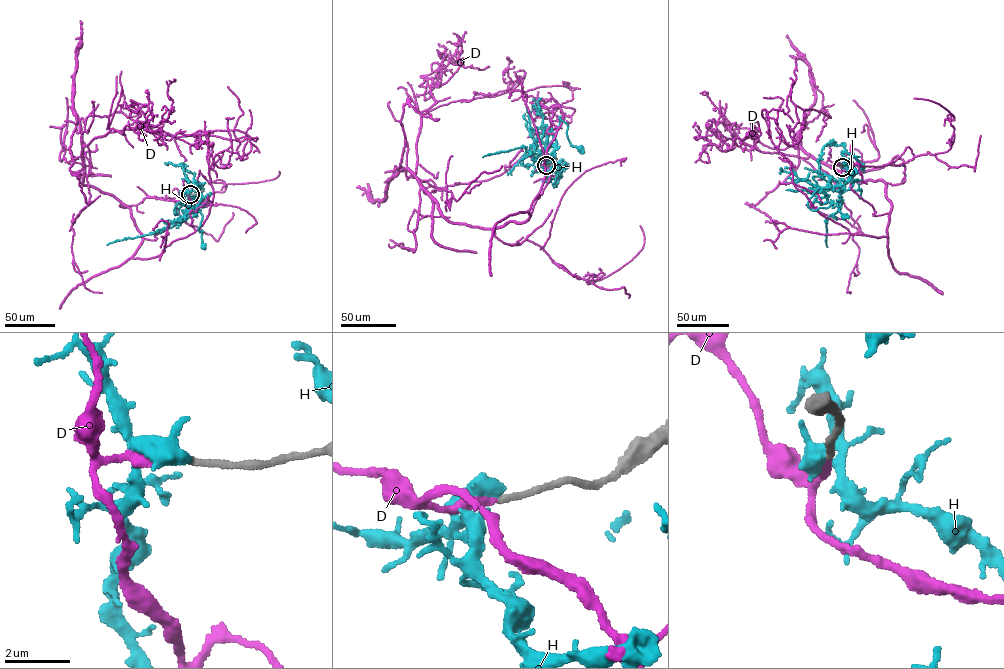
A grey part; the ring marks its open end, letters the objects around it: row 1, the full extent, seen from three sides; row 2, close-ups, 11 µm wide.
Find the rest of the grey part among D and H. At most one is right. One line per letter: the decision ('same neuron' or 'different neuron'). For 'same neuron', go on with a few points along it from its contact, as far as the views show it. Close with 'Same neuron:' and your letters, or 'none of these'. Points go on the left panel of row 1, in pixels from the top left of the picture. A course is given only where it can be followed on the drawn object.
D: same neuron | via (190, 194), (183, 218), (144, 239), (130, 208), (83, 184), (86, 118), (225, 138), (224, 168), (234, 117)
H: different neuron
Same neuron: D

